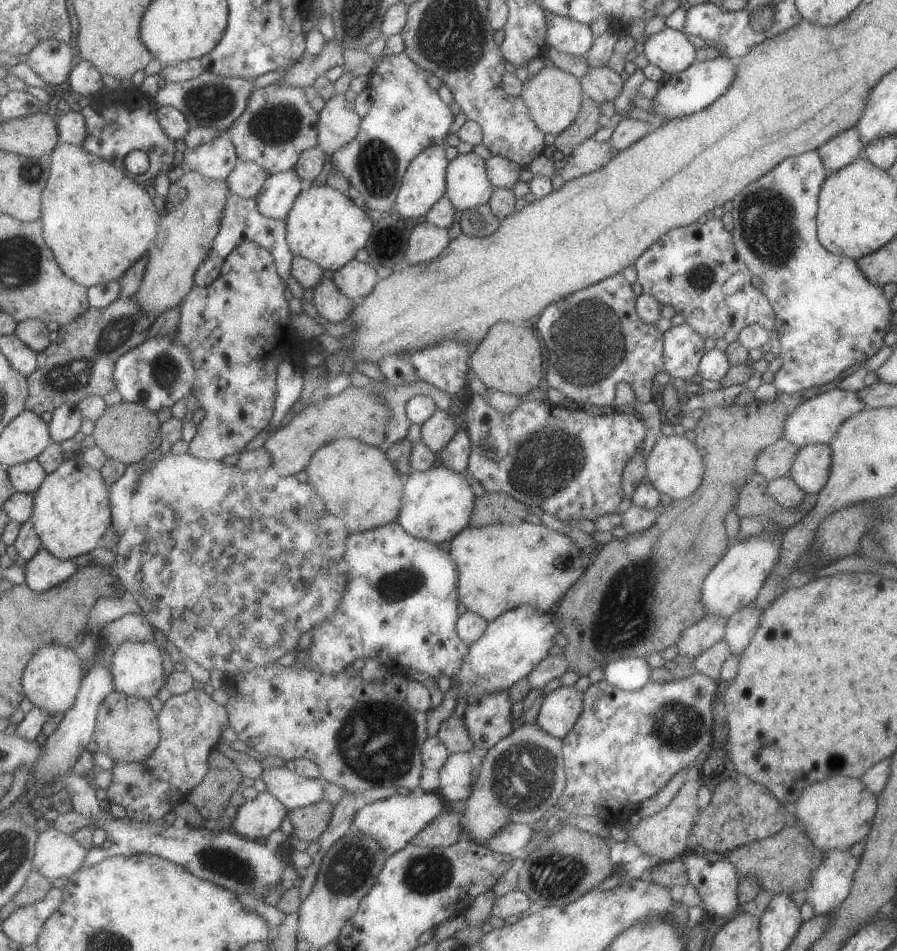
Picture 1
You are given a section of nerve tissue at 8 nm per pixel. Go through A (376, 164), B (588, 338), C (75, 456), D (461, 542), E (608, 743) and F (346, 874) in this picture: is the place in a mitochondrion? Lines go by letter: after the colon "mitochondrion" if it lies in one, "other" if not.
A: mitochondrion
B: mitochondrion
C: other
D: other
E: other
F: mitochondrion

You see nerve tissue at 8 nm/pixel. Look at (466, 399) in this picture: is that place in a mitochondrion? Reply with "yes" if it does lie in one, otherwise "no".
no

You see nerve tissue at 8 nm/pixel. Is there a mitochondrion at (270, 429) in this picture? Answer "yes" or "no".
no

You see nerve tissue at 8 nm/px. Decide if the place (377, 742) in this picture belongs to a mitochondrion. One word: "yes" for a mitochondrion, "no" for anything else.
yes

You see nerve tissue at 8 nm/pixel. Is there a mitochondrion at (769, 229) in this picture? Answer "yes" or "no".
yes

